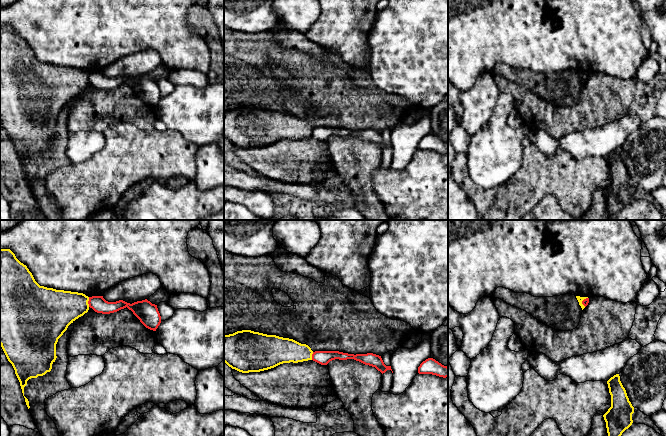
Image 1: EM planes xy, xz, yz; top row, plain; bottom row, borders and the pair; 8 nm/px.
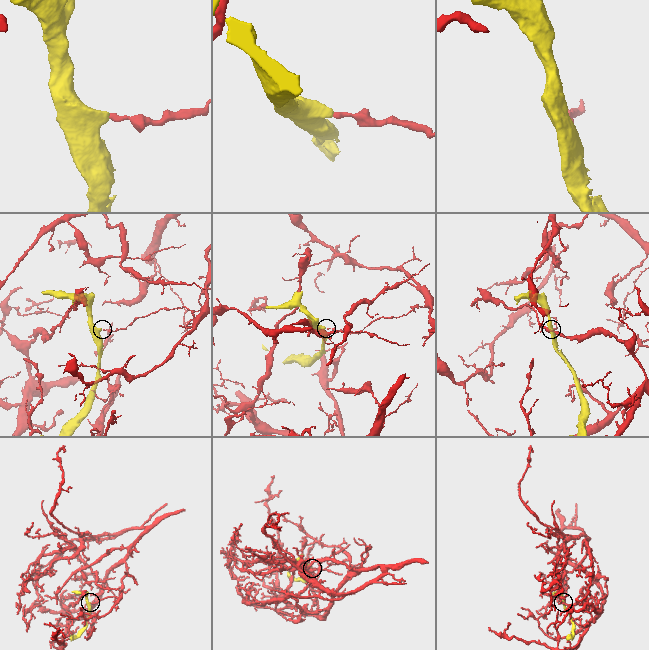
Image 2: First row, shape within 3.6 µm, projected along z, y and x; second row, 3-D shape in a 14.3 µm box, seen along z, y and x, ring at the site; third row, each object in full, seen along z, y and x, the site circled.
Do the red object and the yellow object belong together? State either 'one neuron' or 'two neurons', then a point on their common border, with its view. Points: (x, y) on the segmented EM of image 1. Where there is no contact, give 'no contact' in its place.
two neurons | xy (88, 302)

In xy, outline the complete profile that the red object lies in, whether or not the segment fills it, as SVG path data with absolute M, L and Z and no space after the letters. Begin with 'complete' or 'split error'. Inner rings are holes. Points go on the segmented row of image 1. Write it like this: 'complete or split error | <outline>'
complete | M92 296L89 297L88 304L95 312L102 314L114 313L127 307L146 328L153 331L156 331L161 323L157 305L147 299L130 304L123 300L108 302L103 296Z

